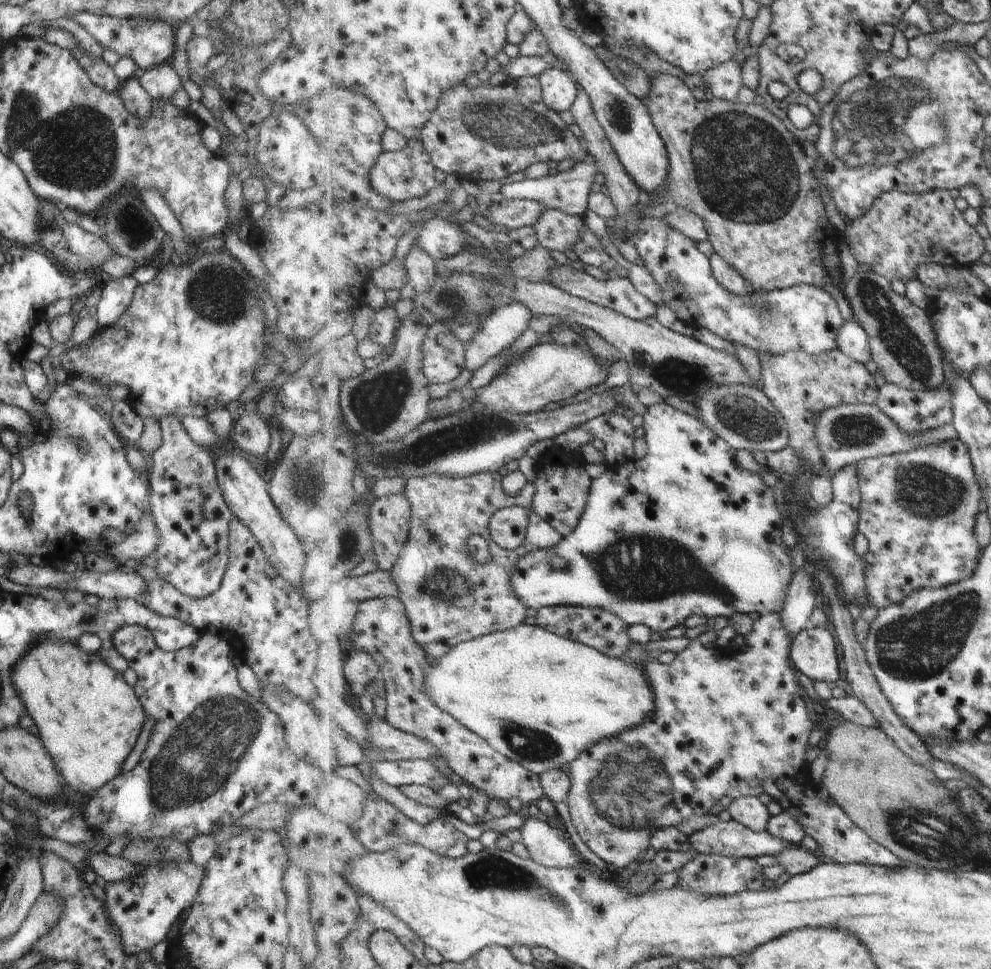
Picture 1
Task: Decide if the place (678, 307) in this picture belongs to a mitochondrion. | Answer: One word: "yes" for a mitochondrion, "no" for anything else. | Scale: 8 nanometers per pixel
no

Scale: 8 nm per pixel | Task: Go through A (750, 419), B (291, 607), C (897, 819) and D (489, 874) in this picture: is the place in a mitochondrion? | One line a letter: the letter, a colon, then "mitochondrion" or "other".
A: mitochondrion
B: other
C: mitochondrion
D: mitochondrion

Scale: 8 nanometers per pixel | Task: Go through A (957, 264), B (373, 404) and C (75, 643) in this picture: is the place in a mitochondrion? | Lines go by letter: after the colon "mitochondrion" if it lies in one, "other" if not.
A: other
B: mitochondrion
C: other

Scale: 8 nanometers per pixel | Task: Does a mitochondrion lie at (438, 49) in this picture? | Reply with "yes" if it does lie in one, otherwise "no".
yes

